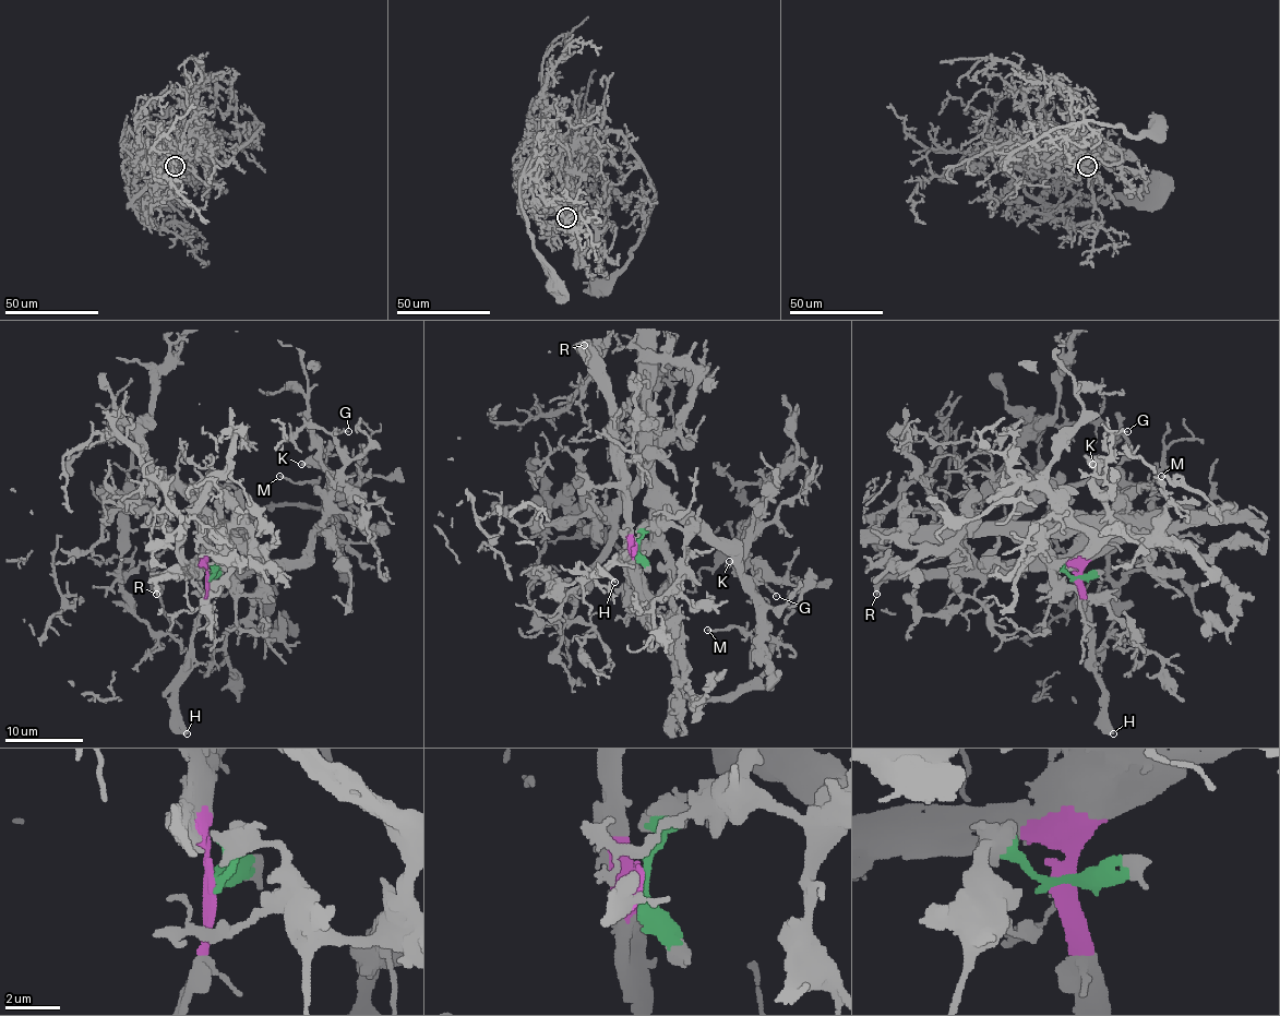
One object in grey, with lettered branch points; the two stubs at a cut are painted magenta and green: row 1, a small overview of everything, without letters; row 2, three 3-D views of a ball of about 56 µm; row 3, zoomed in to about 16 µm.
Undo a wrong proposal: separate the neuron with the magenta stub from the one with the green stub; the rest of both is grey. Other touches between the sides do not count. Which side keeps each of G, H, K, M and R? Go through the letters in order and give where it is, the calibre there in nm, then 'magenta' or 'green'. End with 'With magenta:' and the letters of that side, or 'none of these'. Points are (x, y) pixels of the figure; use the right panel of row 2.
G: (1127, 431) | 120 nm | green
H: (1113, 733) | 340 nm | magenta
K: (1092, 464) | 240 nm | green
M: (1161, 476) | 140 nm | green
R: (876, 594) | 380 nm | magenta
With magenta: H, R

